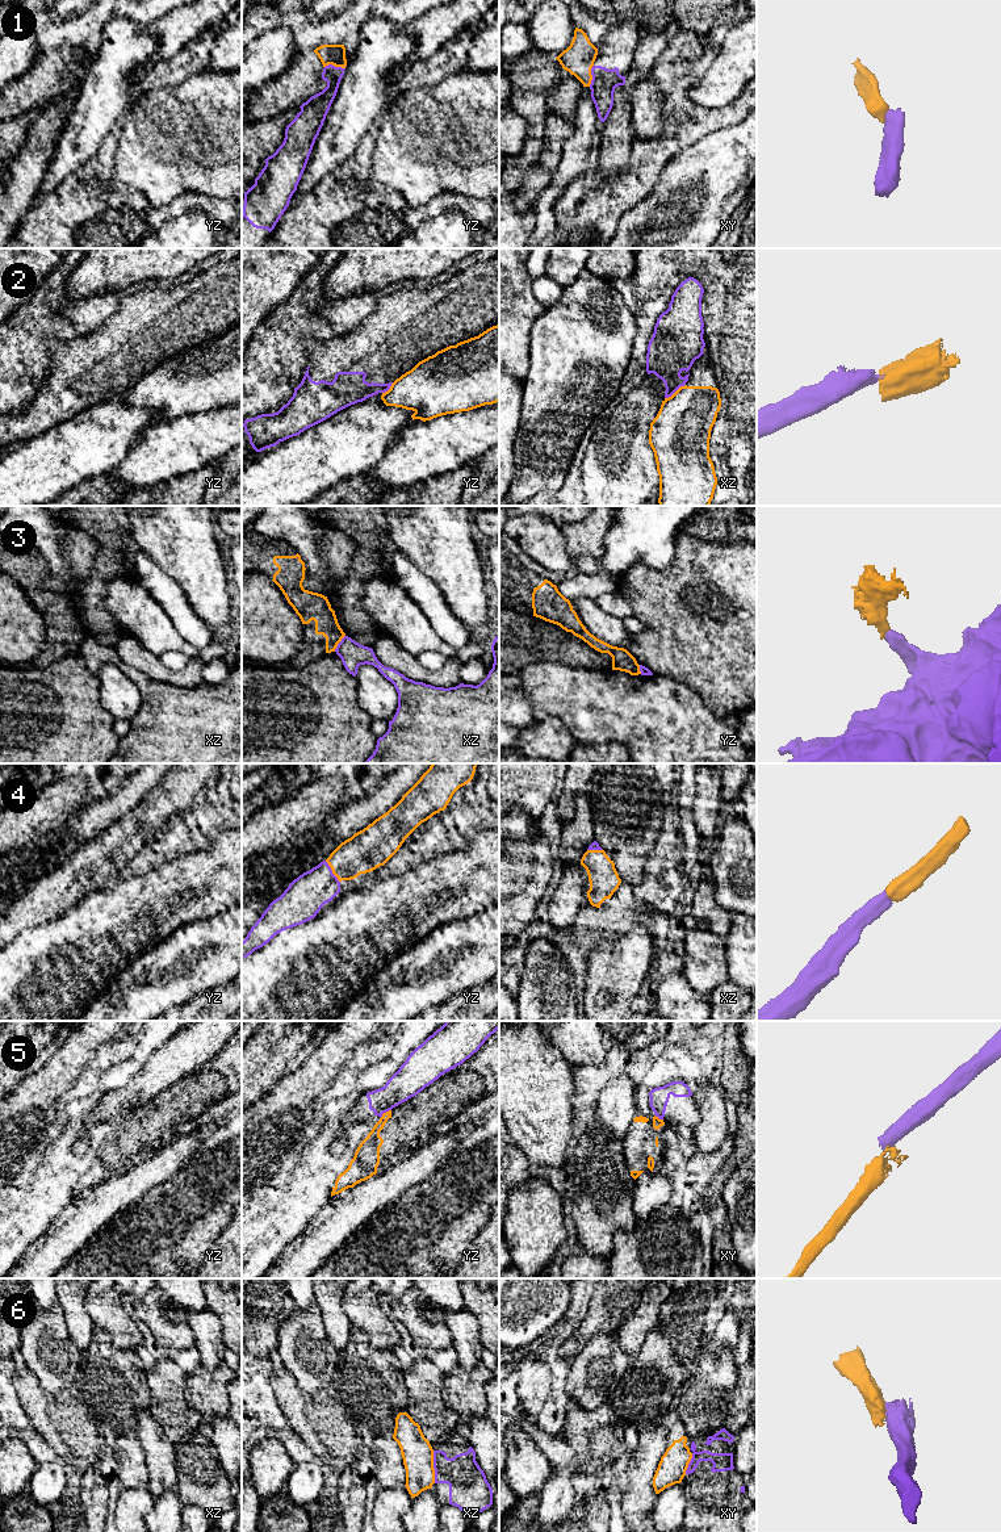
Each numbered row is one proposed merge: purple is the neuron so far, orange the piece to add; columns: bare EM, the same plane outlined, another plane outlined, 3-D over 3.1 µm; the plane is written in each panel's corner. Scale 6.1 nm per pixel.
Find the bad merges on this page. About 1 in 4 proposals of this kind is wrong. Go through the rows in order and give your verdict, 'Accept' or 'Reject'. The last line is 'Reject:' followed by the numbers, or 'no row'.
1: Reject
2: Reject
3: Reject
4: Accept
5: Reject
6: Reject
Reject: 1, 2, 3, 5, 6

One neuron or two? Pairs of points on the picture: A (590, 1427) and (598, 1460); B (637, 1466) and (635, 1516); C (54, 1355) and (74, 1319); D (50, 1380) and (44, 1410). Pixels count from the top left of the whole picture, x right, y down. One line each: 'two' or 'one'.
A: one
B: one
C: two
D: two

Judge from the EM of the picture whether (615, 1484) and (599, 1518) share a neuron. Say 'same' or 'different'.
same

